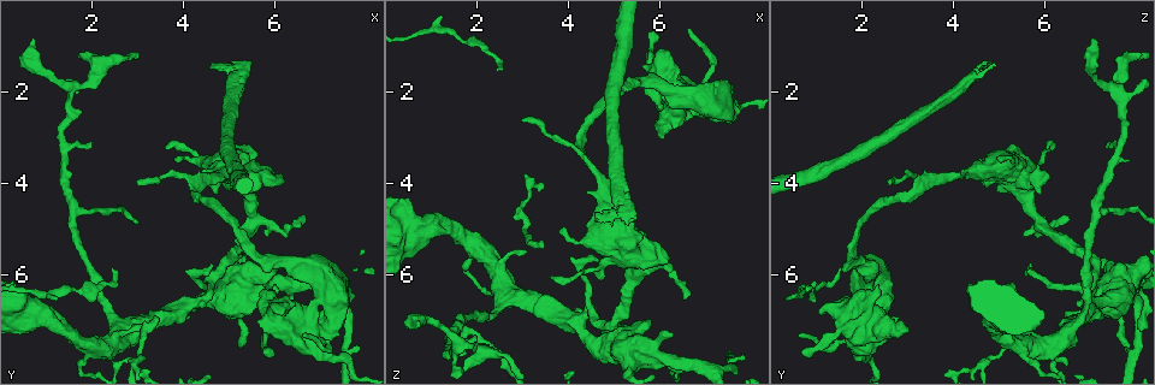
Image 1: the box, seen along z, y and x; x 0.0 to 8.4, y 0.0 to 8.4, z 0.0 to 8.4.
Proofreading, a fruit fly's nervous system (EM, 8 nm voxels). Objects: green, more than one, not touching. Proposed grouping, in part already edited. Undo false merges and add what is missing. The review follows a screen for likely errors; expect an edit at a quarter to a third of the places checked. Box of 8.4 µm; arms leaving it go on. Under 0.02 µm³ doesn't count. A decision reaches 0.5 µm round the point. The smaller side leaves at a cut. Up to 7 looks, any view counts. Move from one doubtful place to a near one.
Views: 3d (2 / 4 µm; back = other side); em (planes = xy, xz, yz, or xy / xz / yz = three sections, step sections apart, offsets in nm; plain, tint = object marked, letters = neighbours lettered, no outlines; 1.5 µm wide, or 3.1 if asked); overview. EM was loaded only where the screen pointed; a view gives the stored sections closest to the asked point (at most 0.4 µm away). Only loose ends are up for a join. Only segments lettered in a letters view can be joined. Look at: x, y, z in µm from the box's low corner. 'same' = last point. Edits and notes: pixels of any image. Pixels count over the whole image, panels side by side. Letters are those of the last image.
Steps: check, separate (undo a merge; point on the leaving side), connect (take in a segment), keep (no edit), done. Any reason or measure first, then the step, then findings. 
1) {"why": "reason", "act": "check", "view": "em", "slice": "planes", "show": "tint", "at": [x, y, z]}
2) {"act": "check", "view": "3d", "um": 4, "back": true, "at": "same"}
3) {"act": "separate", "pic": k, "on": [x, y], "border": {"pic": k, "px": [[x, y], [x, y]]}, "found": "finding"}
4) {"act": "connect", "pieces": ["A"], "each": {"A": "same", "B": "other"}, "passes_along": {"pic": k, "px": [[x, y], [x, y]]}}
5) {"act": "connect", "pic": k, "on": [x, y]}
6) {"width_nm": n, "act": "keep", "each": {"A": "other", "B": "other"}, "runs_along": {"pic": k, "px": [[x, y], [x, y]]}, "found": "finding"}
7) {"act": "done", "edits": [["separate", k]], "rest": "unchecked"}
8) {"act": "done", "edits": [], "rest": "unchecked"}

{"why": "thick end", "act": "check", "view": "em", "slice": "planes", "show": "letters", "at": [5.95, 7.20, 3.05]}

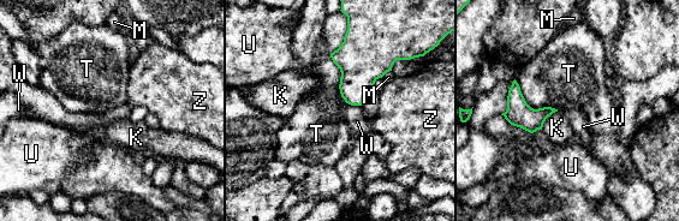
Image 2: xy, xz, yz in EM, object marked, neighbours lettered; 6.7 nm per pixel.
{"act": "keep", "each": {"K": "other", "M": "other", "T": "other", "U": "other", "W": "other", "Z": "other"}, "border": {"pic": 2, "px": [[514, 79], [531, 107], [558, 109]]}, "found": "none of them fits"}

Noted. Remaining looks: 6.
{"why": "free end", "act": "check", "view": "3d", "um": 4, "at": [3.85, 3.50, 4.90]}

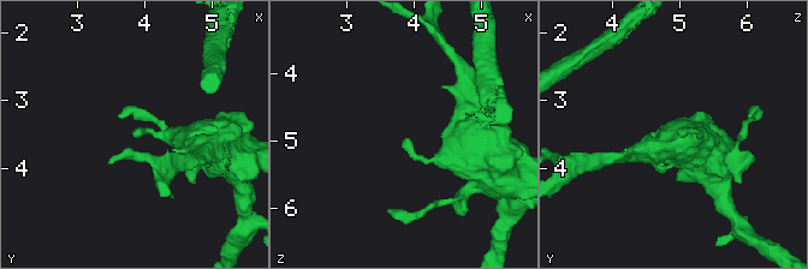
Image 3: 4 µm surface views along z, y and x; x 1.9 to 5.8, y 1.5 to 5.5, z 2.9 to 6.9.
{"why": "shape alone is not enough", "act": "check", "view": "em", "slice": "planes", "show": "letters", "at": [3.85, 3.45, 4.95]}

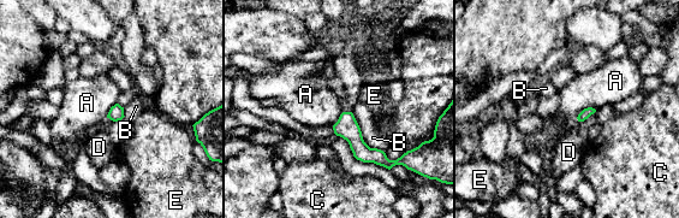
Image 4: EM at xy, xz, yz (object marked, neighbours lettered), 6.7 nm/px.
{"act": "keep", "each": {"A": "other", "B": "other", "C": "other", "D": "other", "E": "other"}, "runs_along": {"pic": 4, "px": [[345, 115], [355, 140], [386, 164]]}, "found": "no lettered segment goes on from it"}

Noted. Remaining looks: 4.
{"why": "branch stops here", "act": "check", "view": "3d", "um": 4, "at": [0.75, 0.80, 7.05]}

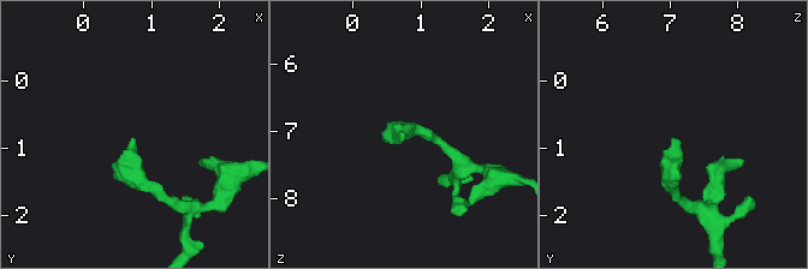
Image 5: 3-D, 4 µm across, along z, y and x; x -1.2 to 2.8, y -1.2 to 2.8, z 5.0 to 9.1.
{"why": "shape alone is not enough", "act": "check", "view": "em", "slice": "xy", "step": 8, "show": "tint", "at": [0.75, 0.85, 7.00]}

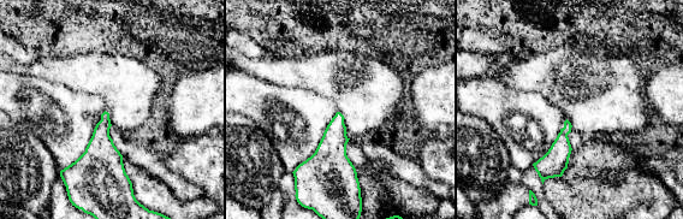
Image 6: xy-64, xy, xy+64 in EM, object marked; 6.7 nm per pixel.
{"why": "another direction", "act": "check", "view": "em", "slice": "planes", "show": "letters", "at": "same"}

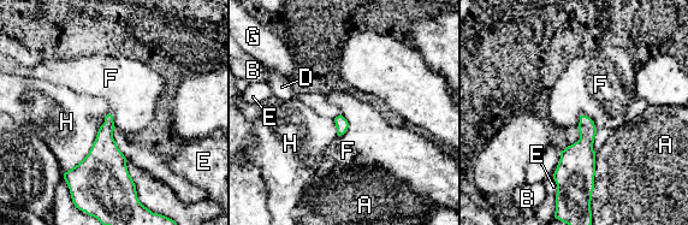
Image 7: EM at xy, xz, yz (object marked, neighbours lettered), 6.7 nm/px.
{"act": "keep", "each": {"A": "other", "B": "other", "D": "other", "E": "other", "F": "other", "G": "other", "H": "other"}, "found": "no lettered segment goes on from it"}

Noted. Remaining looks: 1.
{"act": "done", "edits": [], "rest": "unchecked"}

